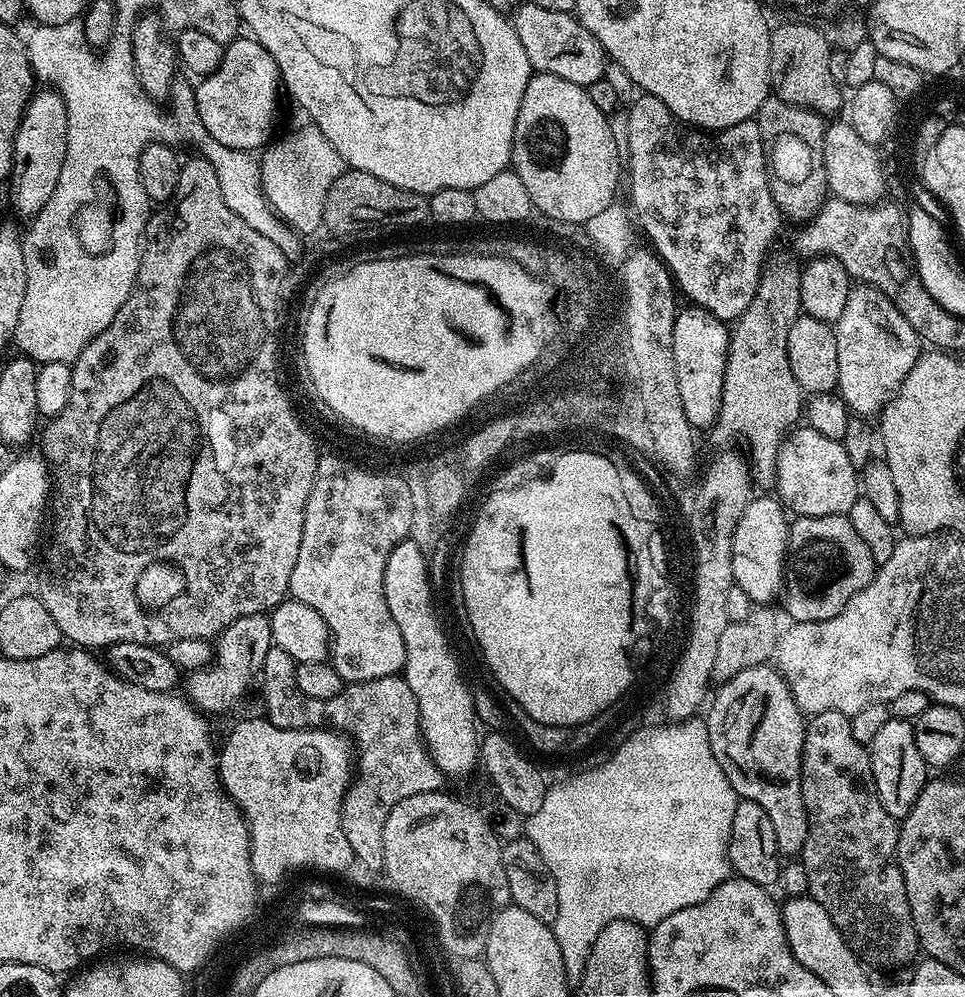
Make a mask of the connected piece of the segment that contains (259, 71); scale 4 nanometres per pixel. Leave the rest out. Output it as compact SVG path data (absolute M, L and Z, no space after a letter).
M237 38L225 44L218 70L203 77L194 91L202 126L210 138L222 146L255 153L273 139L272 127L276 124L276 103L282 97L282 81L274 58L270 58L257 40Z

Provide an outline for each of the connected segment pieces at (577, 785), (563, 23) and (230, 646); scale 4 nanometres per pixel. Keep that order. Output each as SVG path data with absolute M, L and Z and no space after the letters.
M705 722L640 732L617 753L611 764L605 764L599 771L580 776L580 779L572 780L571 783L561 779L553 788L551 785L545 791L542 807L527 817L526 838L534 842L534 850L542 854L542 862L546 862L546 870L550 870L554 878L554 886L558 886L558 918L554 918L550 927L558 942L558 950L562 950L562 966L569 981L579 981L580 975L584 973L588 948L594 942L594 938L598 938L602 926L615 920L629 920L641 924L645 930L651 930L658 922L662 922L662 918L670 918L670 914L678 914L678 910L686 910L686 906L697 904L722 881L729 879L728 843L737 803L738 797L734 786L730 786L730 778L726 778L722 766L718 766L718 758L714 758L714 750L710 750L710 734Z
M524 2L515 9L514 27L522 42L522 50L526 50L526 58L530 58L530 66L536 72L554 74L558 78L566 78L566 82L585 86L605 79L604 48L573 13L542 10L542 6Z
M259 612L238 618L238 622L234 622L225 632L220 633L215 641L214 663L187 677L187 699L205 714L226 711L243 694L251 678L253 681L259 673L262 658L266 658L266 650L273 646L271 615Z

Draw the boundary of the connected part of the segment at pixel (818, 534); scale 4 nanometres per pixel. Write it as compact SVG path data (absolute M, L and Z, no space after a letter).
M847 515L796 516L788 530L788 555L784 570L782 601L788 620L822 622L834 618L876 576L874 554L850 526Z

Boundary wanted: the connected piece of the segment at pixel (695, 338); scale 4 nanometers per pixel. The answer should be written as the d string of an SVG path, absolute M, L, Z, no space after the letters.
M681 307L676 313L673 330L674 363L677 366L679 393L686 418L706 418L712 406L722 402L724 371L728 361L730 328L723 320L710 314L704 308Z

